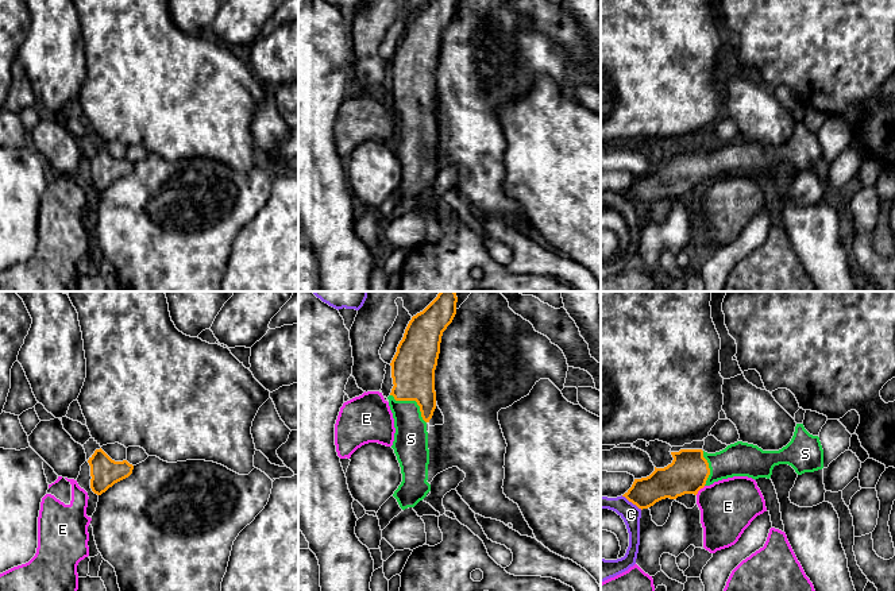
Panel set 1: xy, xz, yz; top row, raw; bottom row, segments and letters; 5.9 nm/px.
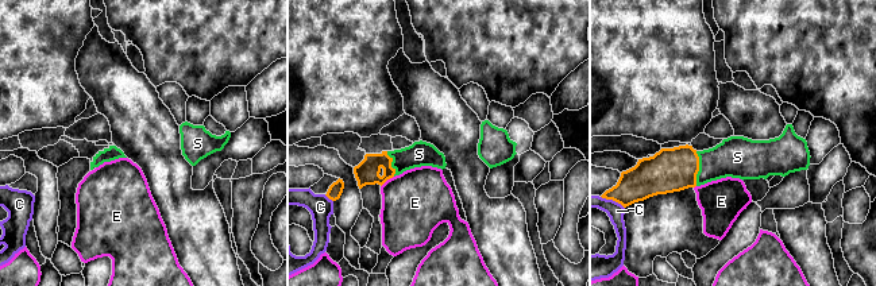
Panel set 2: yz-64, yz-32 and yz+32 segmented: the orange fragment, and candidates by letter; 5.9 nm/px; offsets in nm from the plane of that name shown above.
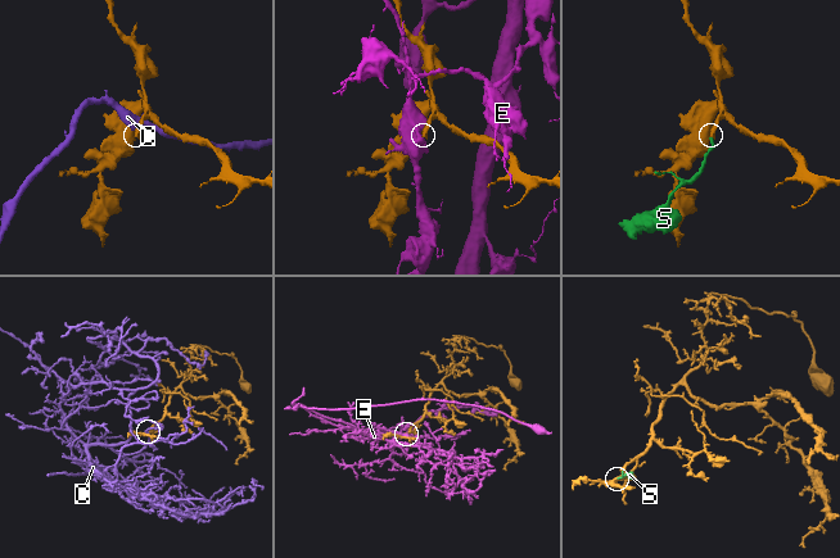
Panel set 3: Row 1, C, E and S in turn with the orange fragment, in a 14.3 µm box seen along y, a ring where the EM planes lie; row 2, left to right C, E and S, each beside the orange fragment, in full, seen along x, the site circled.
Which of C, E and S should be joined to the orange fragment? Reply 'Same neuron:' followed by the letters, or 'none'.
Same neuron: S

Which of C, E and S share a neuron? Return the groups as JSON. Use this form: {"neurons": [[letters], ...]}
{"neurons": [["C"], ["E"], ["S"]]}

